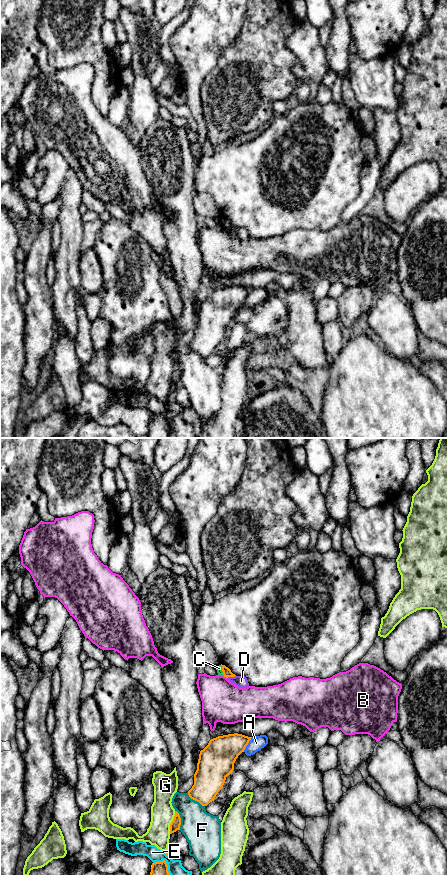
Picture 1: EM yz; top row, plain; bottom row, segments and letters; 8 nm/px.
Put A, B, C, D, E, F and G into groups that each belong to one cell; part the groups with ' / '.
A / B / C / D / E / F / G

